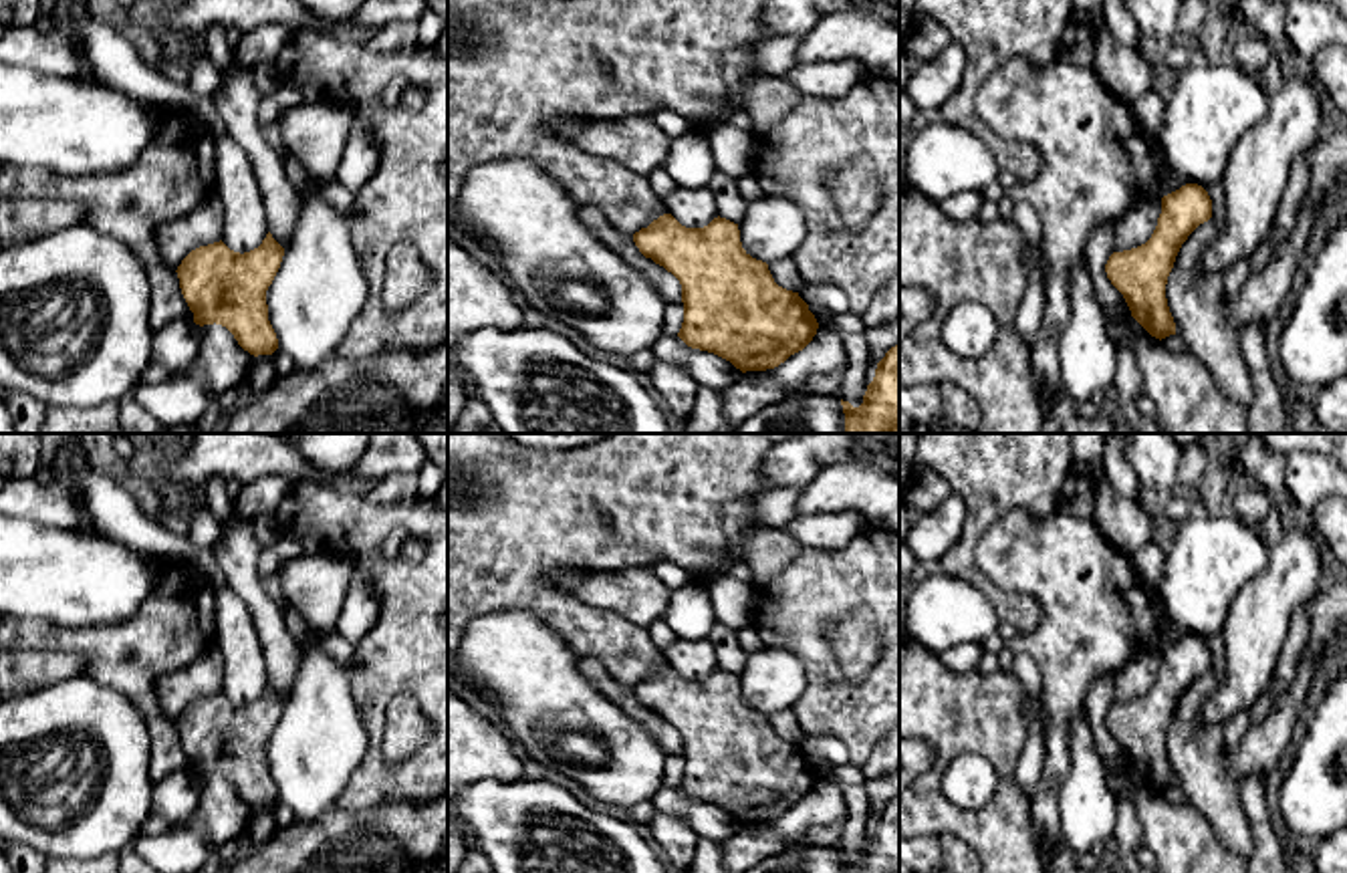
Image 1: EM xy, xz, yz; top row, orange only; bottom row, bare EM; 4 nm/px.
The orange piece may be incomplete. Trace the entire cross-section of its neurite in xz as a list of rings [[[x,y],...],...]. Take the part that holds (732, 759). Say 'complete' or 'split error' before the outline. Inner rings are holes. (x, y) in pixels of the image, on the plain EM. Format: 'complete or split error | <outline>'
complete | [[[663,665],[635,683],[633,694],[680,732],[684,774],[678,788],[688,798],[714,804],[746,825],[778,819],[817,786],[819,774],[809,756],[799,744],[778,738],[768,716],[742,700],[738,675],[718,667],[704,679],[686,679]]]

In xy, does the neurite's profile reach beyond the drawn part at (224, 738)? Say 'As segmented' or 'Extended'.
As segmented

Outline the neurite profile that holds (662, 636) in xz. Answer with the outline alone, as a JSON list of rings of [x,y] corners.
[[[655,619],[649,627],[647,633],[655,645],[655,649],[659,649],[661,653],[678,641],[678,635],[674,633],[674,629],[665,623],[665,619]]]

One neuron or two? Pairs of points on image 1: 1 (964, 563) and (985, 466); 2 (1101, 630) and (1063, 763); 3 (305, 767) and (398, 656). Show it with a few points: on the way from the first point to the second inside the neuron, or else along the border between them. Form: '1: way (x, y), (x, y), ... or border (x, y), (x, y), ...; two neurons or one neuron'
1: way (970, 539), (985, 507), (985, 490); one neuron
2: way (1073, 662), (1067, 668), (1059, 730); one neuron
3: border (343, 664), (357, 716), (368, 734), (365, 753); two neurons

